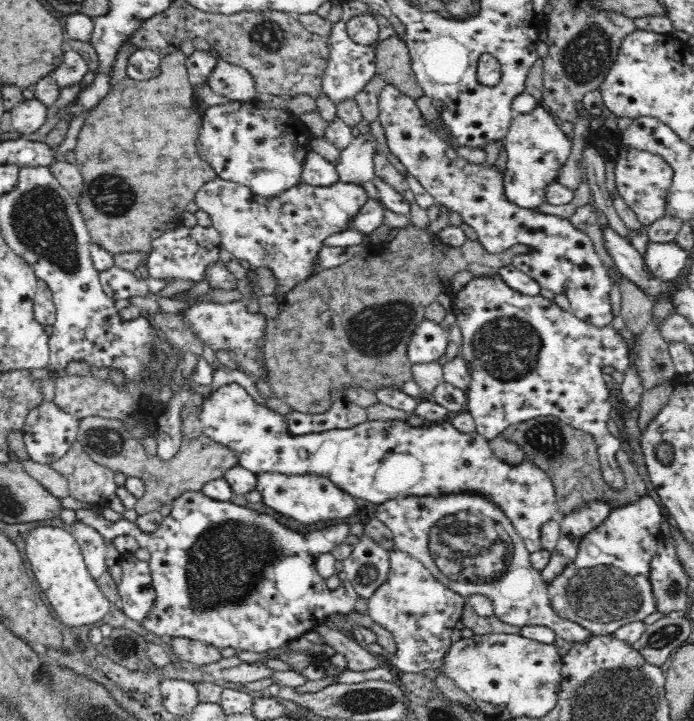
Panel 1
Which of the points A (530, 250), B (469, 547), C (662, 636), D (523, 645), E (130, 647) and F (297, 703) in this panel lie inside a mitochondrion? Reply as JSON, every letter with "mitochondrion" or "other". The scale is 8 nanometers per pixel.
{"A":"other","B":"mitochondrion","C":"mitochondrion","D":"other","E":"other","F":"other"}

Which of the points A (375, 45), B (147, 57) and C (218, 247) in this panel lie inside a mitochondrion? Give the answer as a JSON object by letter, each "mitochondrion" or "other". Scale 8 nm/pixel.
{"A":"other","B":"other","C":"other"}

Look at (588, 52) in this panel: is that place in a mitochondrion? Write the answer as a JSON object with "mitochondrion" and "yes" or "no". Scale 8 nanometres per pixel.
{"mitochondrion":"yes"}

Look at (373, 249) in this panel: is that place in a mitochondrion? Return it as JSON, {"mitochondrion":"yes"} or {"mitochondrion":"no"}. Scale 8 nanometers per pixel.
{"mitochondrion":"no"}

